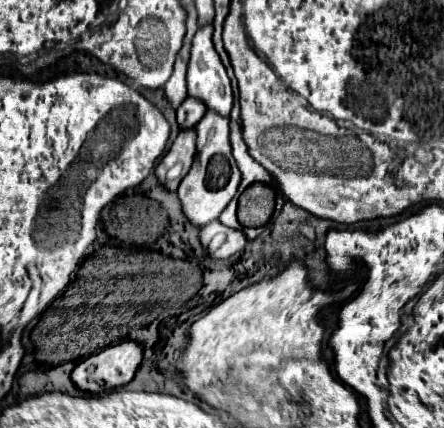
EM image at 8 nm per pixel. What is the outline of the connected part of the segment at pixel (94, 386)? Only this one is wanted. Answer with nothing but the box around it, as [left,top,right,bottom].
[70,341,142,393]

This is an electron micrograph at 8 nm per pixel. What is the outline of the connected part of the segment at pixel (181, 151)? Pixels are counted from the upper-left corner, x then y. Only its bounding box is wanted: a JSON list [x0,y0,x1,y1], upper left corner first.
[156,129,194,191]

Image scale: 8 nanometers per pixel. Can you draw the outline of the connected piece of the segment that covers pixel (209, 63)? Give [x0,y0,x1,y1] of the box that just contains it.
[186,25,232,115]

